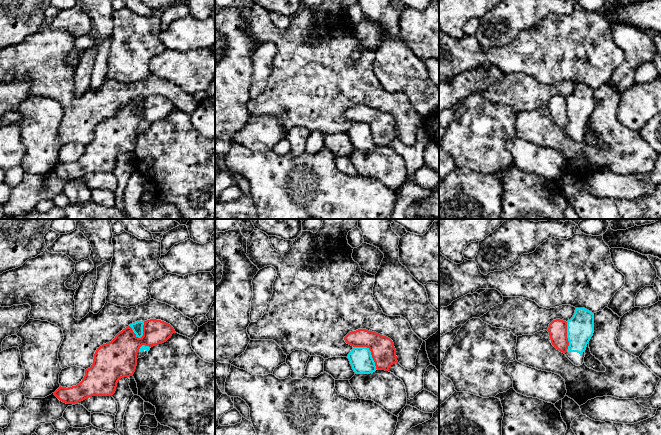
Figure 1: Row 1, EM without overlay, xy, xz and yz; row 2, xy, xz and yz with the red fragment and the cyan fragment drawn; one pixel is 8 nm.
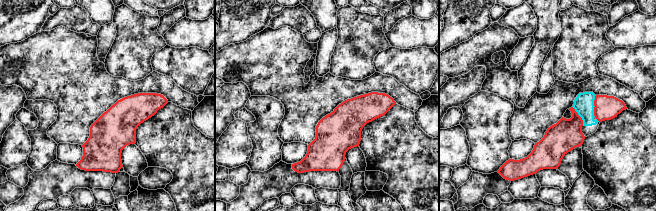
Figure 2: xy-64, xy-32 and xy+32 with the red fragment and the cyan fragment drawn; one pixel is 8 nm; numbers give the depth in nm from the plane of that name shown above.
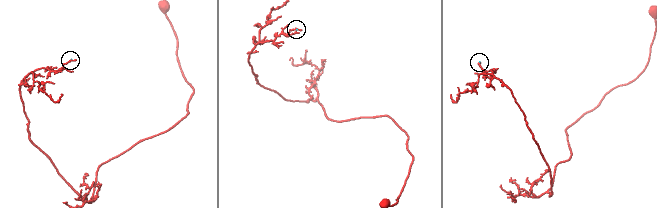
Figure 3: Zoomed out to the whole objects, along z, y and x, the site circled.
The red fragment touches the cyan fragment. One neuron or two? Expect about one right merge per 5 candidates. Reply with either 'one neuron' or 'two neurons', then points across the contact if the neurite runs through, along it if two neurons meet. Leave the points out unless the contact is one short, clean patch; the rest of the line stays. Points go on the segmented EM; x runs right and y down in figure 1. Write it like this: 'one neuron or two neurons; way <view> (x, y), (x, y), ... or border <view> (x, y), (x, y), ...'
two neurons; border xz (353, 346), (365, 346), (370, 351), (377, 369)

